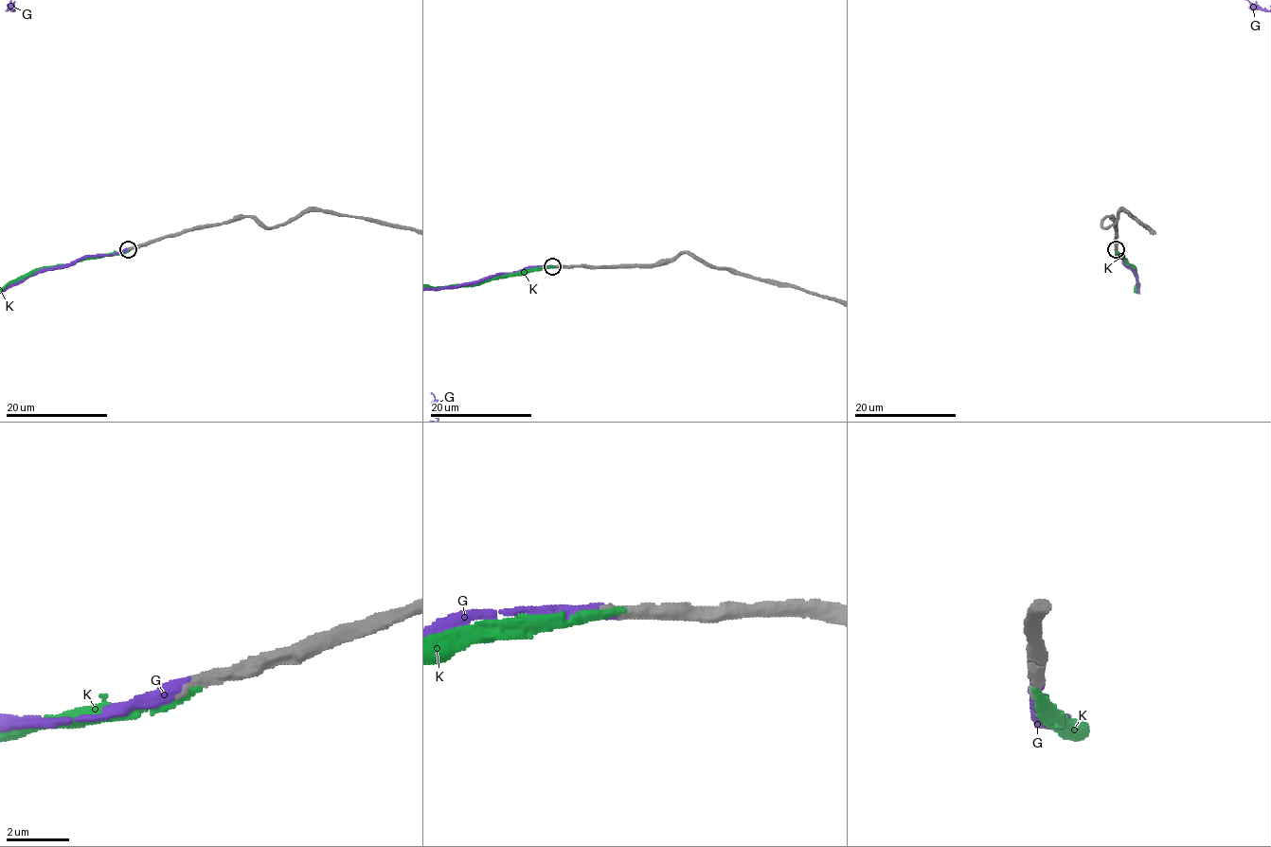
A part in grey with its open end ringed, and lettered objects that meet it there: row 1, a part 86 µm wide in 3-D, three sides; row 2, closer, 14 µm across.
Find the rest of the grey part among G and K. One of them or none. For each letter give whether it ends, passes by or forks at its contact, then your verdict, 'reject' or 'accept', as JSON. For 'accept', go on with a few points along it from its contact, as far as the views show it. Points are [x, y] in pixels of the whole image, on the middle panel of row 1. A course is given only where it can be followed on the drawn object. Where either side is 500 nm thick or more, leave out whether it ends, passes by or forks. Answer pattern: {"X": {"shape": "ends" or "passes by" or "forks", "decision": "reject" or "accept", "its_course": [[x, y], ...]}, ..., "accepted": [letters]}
{"G": {"shape": "ends", "decision": "accept"}, "K": {"shape": "ends", "decision": "reject"}, "accepted": ["G"]}

